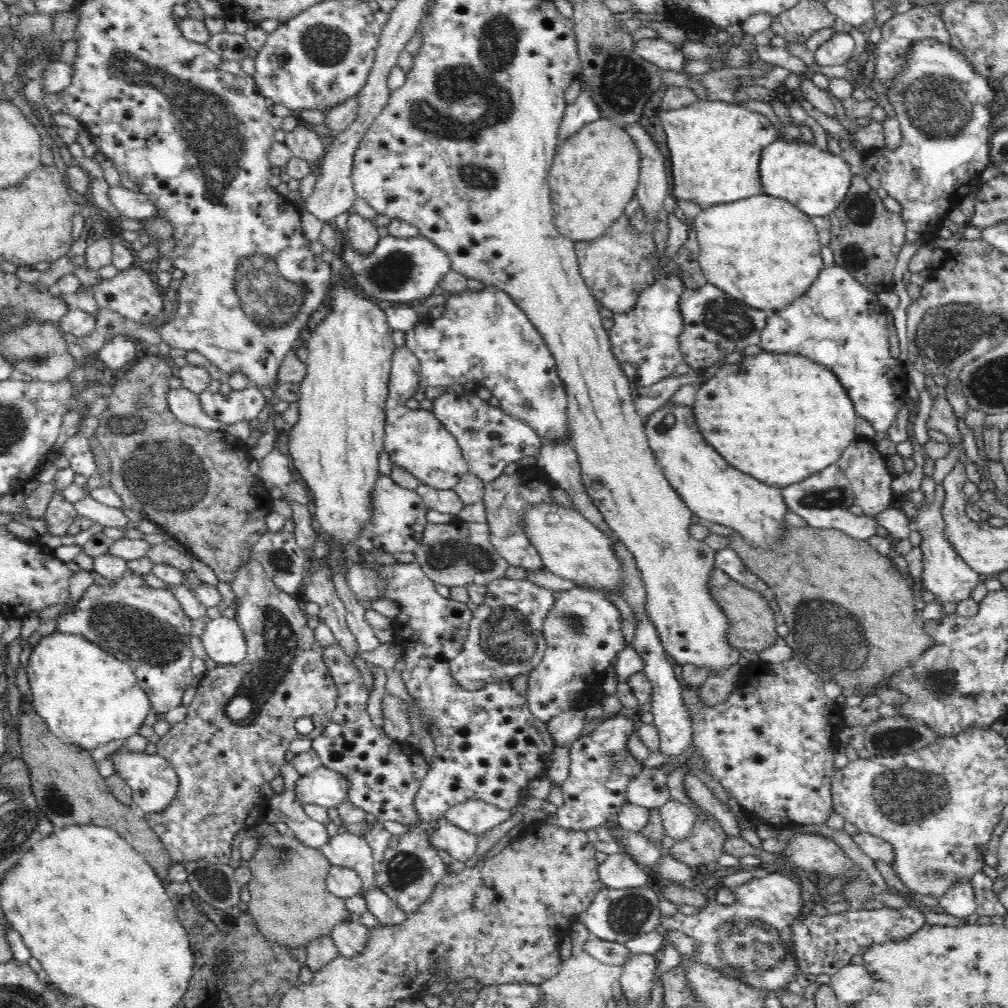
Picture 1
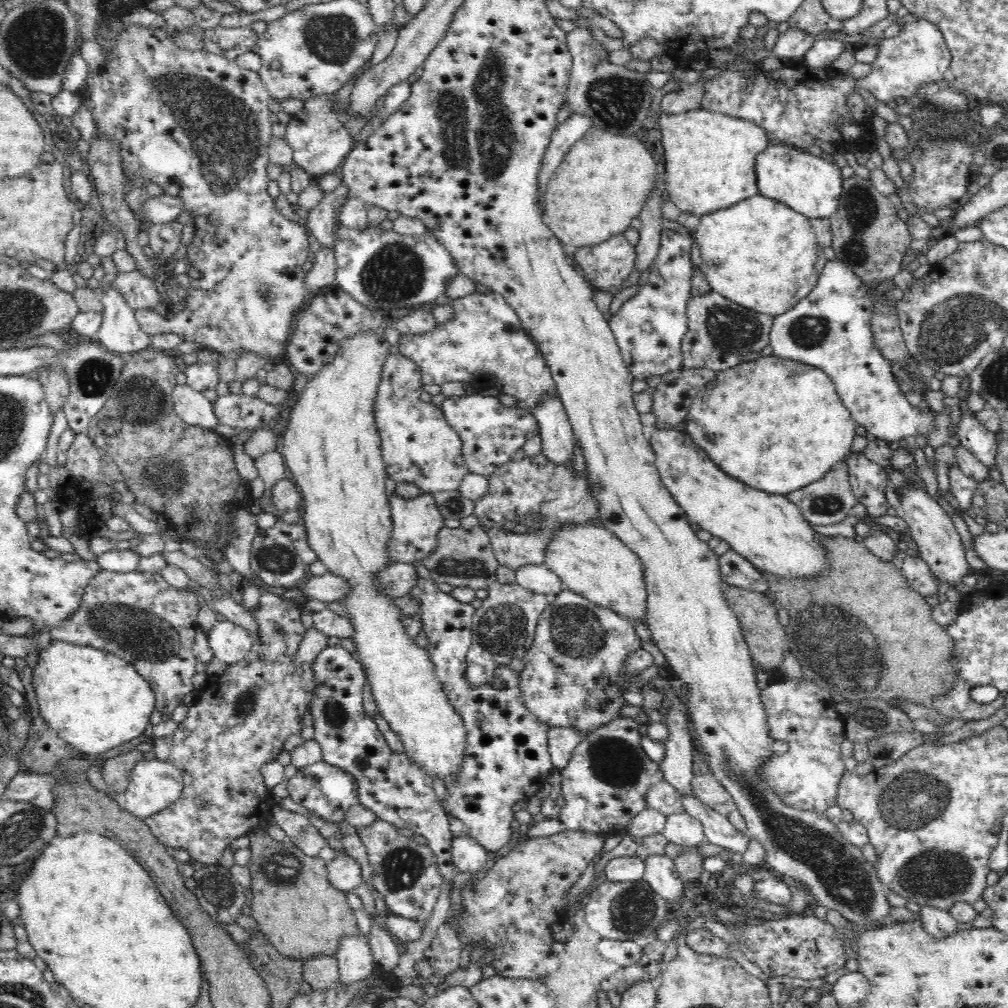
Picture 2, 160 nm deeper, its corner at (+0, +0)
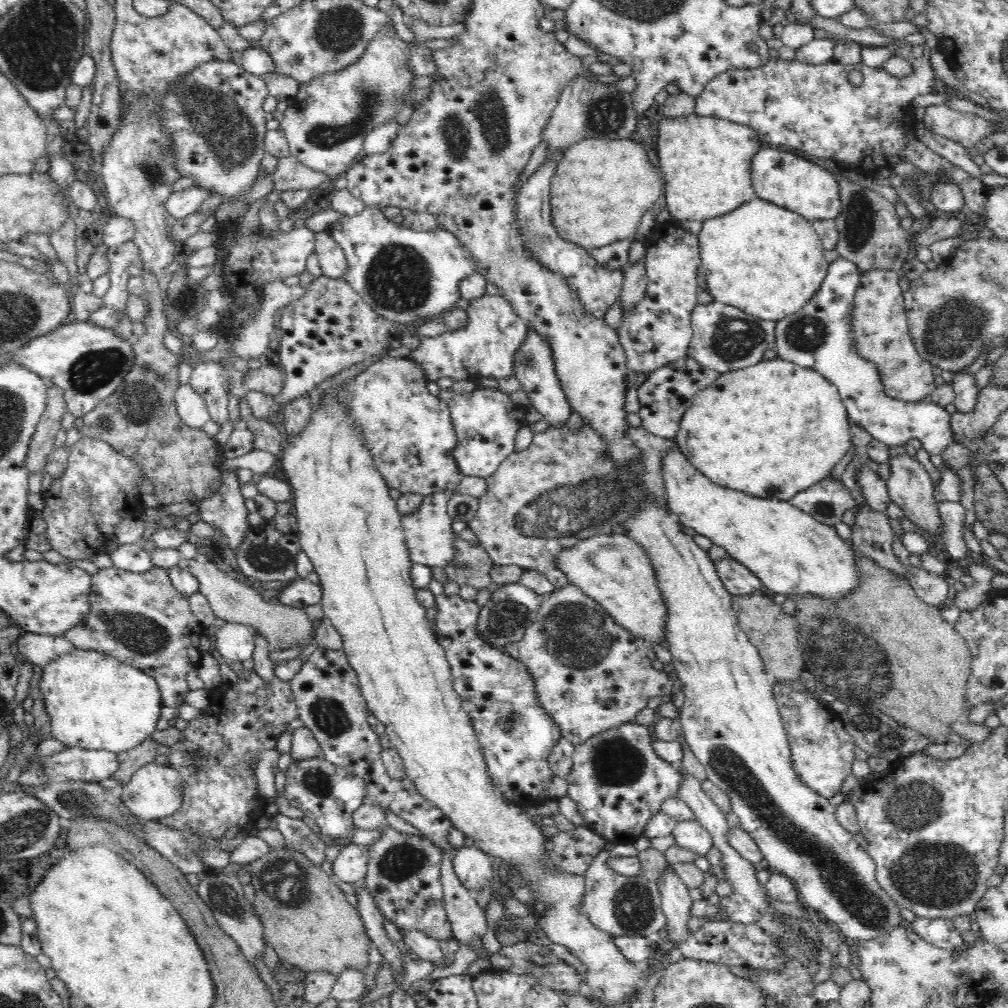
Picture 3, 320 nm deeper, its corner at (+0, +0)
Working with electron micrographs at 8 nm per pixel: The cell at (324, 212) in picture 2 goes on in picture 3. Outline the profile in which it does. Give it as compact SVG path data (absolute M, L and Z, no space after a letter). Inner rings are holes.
M326 230L315 233L315 252L318 255L321 274L331 279L345 279L348 259L343 248Z

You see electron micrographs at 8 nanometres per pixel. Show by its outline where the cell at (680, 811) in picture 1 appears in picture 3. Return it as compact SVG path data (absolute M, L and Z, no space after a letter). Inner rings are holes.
M698 821L679 822L673 835L678 846L691 850L697 857L706 856L713 846L712 835Z

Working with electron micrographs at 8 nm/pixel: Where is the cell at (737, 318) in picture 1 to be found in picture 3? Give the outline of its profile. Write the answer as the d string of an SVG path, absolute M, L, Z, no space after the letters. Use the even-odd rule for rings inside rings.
M716 300L706 305L697 304L691 314L691 325L693 337L687 355L720 374L748 368L764 361L766 350L775 342L776 321L756 318Z

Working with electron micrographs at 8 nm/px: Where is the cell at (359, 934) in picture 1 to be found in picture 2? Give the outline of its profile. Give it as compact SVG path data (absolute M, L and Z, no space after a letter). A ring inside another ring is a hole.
M366 936L346 937L340 942L336 956L339 965L339 982L341 988L350 988L364 982L372 976L377 968Z

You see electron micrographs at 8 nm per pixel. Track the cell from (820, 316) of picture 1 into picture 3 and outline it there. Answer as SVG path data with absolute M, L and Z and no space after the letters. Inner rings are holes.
M839 257L836 261L829 264L827 275L821 287L816 291L812 300L805 304L800 312L785 316L782 320L776 322L775 343L777 344L777 354L782 360L794 362L801 367L814 369L822 376L828 379L839 390L839 395L847 408L850 418L863 427L871 434L872 438L884 442L889 447L903 446L910 439L916 439L921 442L929 455L942 455L953 443L953 434L951 431L951 415L943 406L924 401L909 403L908 401L896 400L888 397L884 393L878 369L874 363L858 356L852 347L852 335L850 335L850 323L848 316L852 310L854 296L860 286L861 270L858 265L850 260Z

